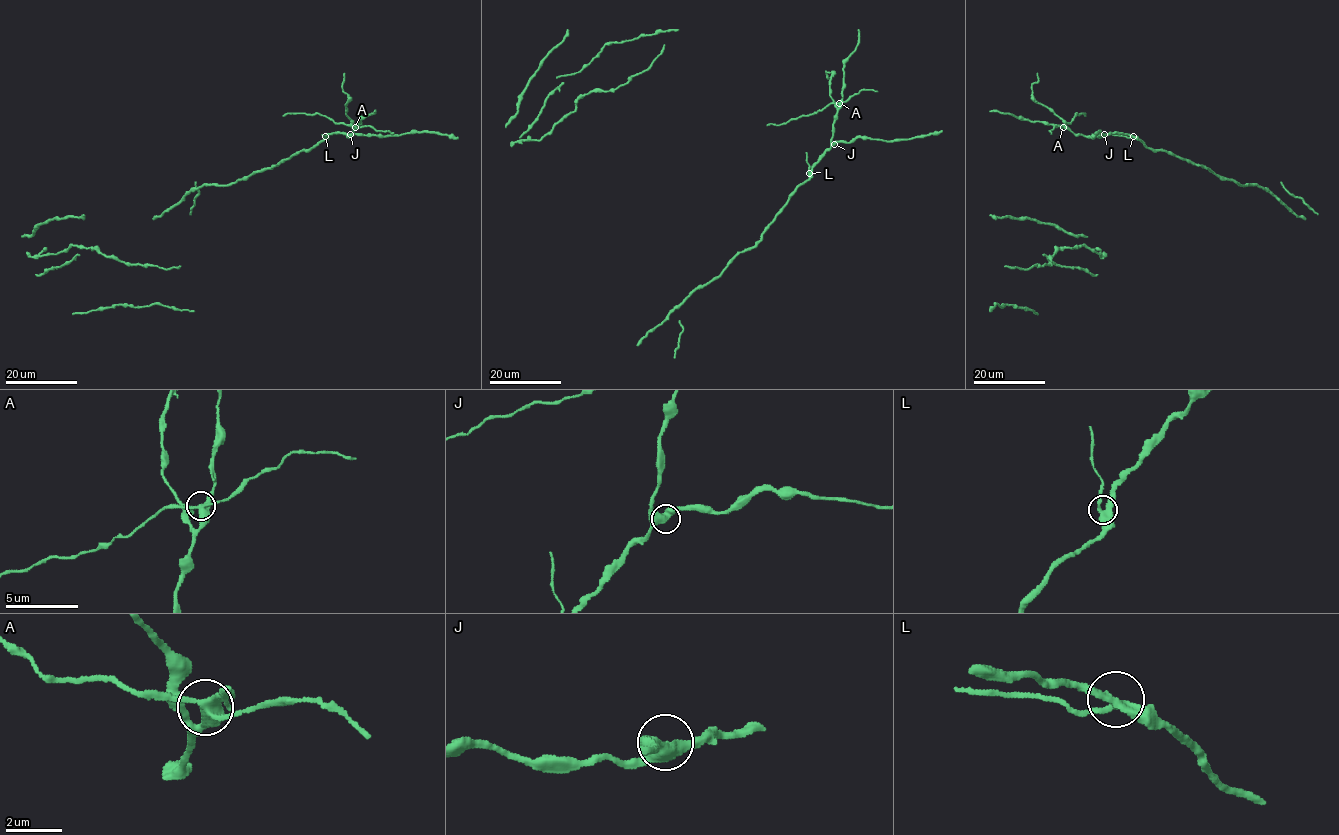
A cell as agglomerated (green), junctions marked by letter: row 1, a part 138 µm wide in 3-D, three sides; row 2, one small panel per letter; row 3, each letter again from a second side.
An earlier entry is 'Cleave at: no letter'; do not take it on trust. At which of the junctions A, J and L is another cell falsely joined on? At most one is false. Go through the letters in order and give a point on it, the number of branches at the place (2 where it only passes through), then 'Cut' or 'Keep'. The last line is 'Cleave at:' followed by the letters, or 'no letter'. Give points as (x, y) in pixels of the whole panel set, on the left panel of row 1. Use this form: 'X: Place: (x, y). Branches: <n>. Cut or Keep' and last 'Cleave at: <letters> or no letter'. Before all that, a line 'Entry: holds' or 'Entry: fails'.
Entry: fails
A: Place: (355, 127). Branches: 4. Cut
J: Place: (350, 134). Branches: 3. Keep
L: Place: (325, 136). Branches: 3. Keep
Cleave at: A

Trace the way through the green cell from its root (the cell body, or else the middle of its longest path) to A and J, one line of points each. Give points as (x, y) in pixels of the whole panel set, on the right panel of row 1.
A: (1135, 138), (1115, 132), (1085, 137), (1063, 127)
J: (1135, 138), (1115, 132), (1104, 134)

